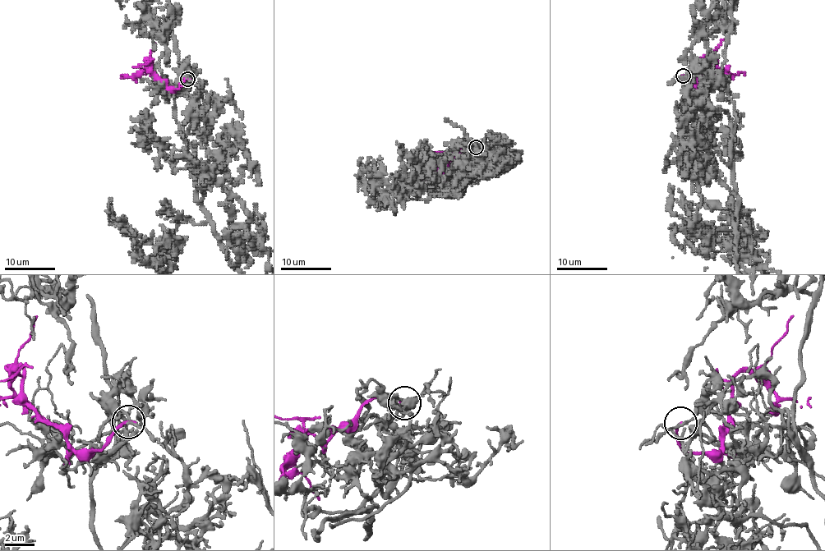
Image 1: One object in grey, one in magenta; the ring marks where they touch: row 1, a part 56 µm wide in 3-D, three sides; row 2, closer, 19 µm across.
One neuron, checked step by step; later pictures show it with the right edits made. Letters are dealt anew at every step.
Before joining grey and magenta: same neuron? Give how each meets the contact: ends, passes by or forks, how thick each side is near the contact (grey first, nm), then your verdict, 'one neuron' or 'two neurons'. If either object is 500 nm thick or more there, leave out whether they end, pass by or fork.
grey passes by; magenta ends there; 150 nm thick on the grey side, 240 nm on the other; two neurons

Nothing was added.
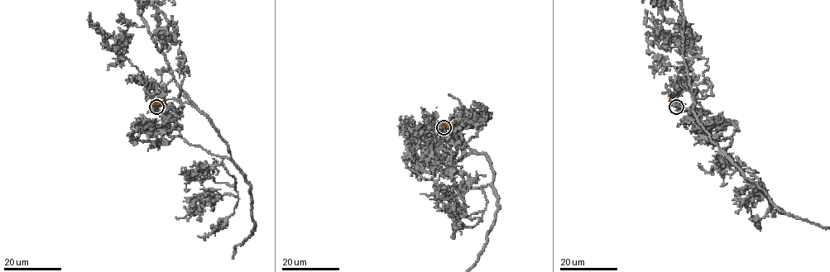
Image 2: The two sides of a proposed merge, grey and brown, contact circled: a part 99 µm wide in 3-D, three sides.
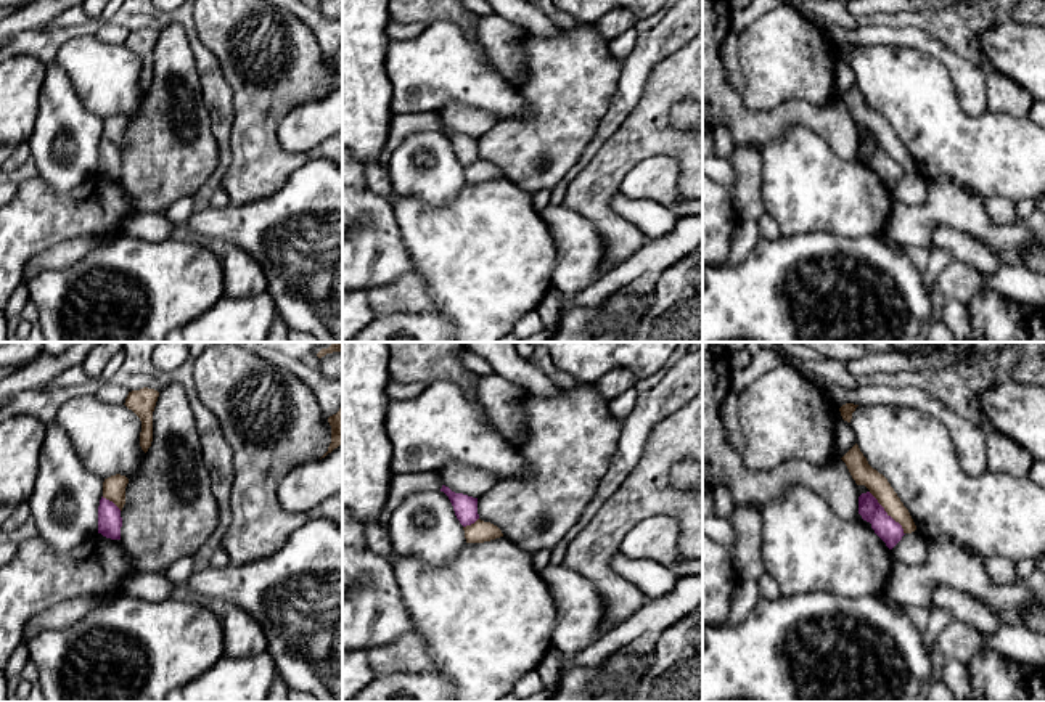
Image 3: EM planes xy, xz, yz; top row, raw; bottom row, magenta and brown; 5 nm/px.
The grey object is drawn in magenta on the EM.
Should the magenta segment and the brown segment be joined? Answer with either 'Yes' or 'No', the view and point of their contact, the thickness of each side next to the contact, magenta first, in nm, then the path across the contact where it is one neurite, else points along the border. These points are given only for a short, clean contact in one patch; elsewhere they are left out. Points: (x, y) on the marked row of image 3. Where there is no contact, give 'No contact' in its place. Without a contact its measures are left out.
No. Touches magenta at yz (886, 513). Thickness 120 nm (magenta) against 110 nm. Boundary: yz (868, 492), (901, 526), (904, 534)

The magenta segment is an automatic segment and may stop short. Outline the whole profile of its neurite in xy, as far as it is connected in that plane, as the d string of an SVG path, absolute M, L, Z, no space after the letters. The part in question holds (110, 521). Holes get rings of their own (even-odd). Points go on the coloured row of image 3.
M100 500L98 533L111 540L121 540L122 517L121 509L109 500Z

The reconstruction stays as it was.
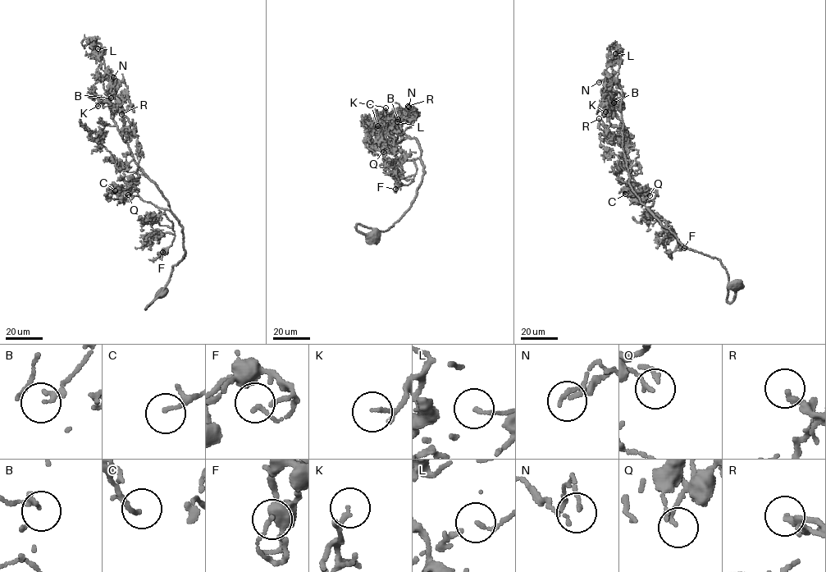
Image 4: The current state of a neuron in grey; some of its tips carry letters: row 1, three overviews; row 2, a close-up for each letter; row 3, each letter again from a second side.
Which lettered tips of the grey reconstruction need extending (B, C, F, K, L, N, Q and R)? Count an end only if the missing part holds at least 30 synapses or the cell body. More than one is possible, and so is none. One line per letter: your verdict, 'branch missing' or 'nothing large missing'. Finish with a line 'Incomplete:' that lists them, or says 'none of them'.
B: nothing large missing
C: nothing large missing
F: nothing large missing
K: nothing large missing
L: nothing large missing
N: nothing large missing
Q: nothing large missing
R: nothing large missing
Incomplete: none of them

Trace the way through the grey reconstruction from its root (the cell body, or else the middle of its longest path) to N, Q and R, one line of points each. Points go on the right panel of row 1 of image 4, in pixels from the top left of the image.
N: (735, 284), (728, 284), (719, 259), (684, 246), (641, 202), (629, 183), (622, 148), (621, 94), (599, 82)
Q: (735, 284), (719, 259), (684, 246), (654, 217), (653, 190), (632, 194), (650, 195)
R: (735, 284), (728, 284), (719, 259), (684, 246), (641, 202), (629, 183), (622, 136), (601, 130), (599, 118)

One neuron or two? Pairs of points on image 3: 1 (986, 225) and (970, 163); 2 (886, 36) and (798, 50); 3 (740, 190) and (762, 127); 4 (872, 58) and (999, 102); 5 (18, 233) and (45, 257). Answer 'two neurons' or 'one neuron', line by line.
1: two neurons
2: two neurons
3: two neurons
4: two neurons
5: two neurons

